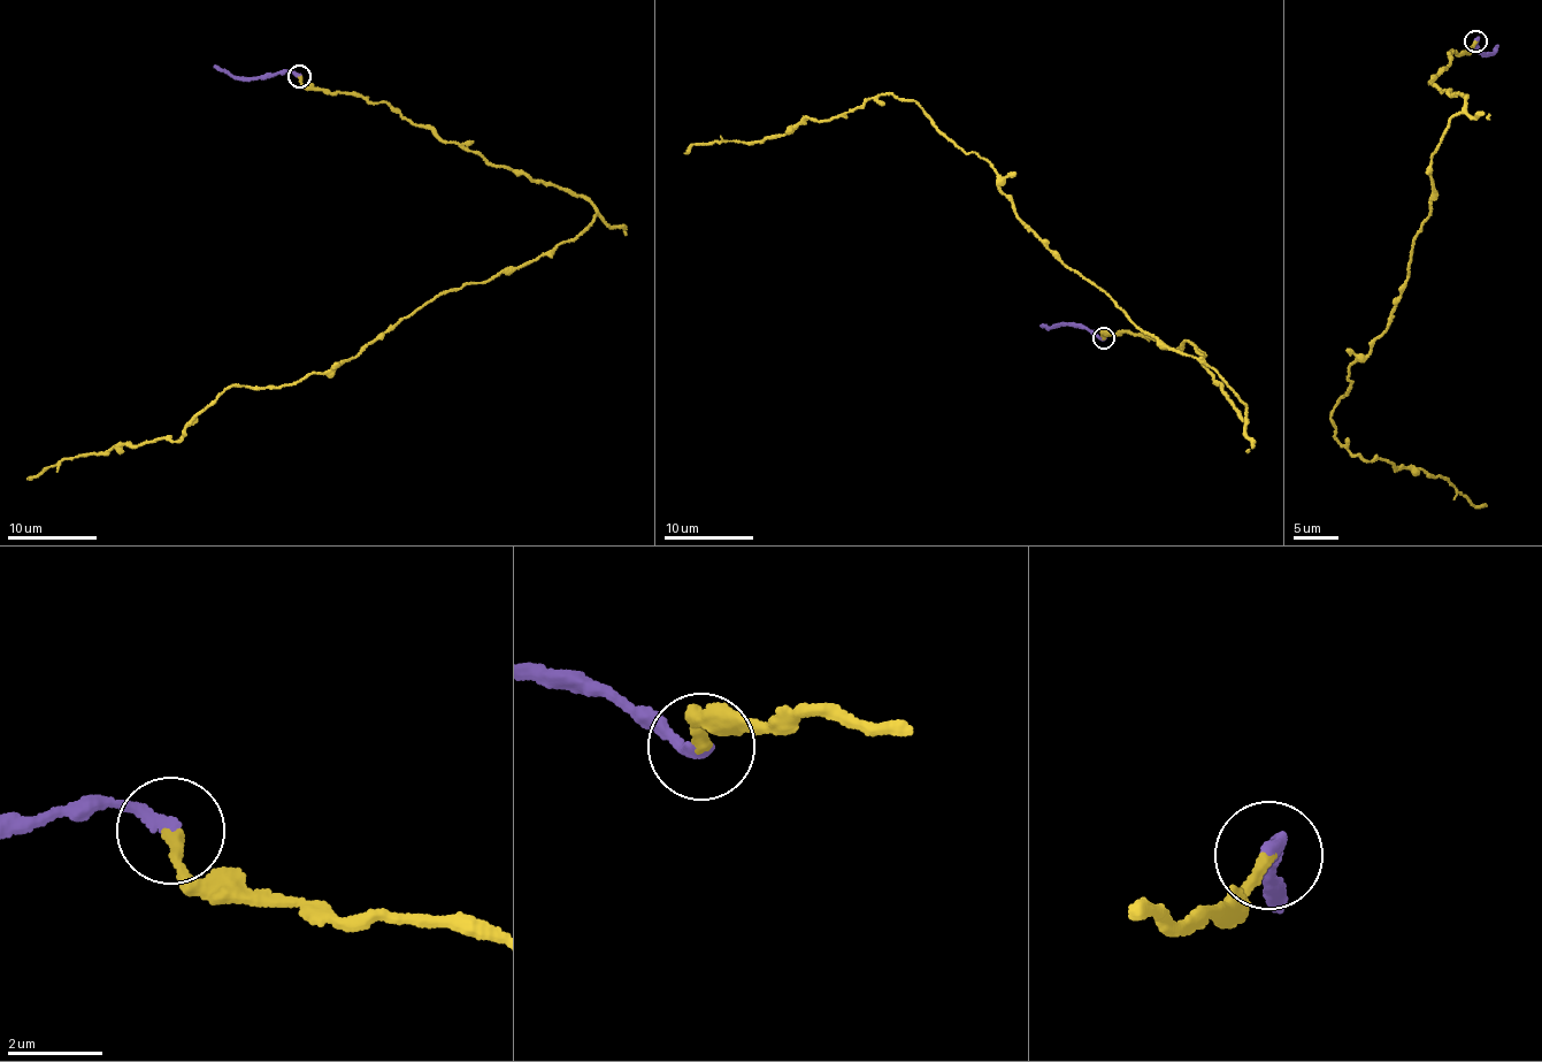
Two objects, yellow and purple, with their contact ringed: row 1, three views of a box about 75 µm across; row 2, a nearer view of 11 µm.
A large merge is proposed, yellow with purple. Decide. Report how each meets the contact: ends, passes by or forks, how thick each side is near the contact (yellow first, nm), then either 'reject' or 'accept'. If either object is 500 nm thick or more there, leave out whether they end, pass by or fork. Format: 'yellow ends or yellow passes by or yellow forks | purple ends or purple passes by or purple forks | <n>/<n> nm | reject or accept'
yellow ends | purple ends | 240/280 nm | accept

